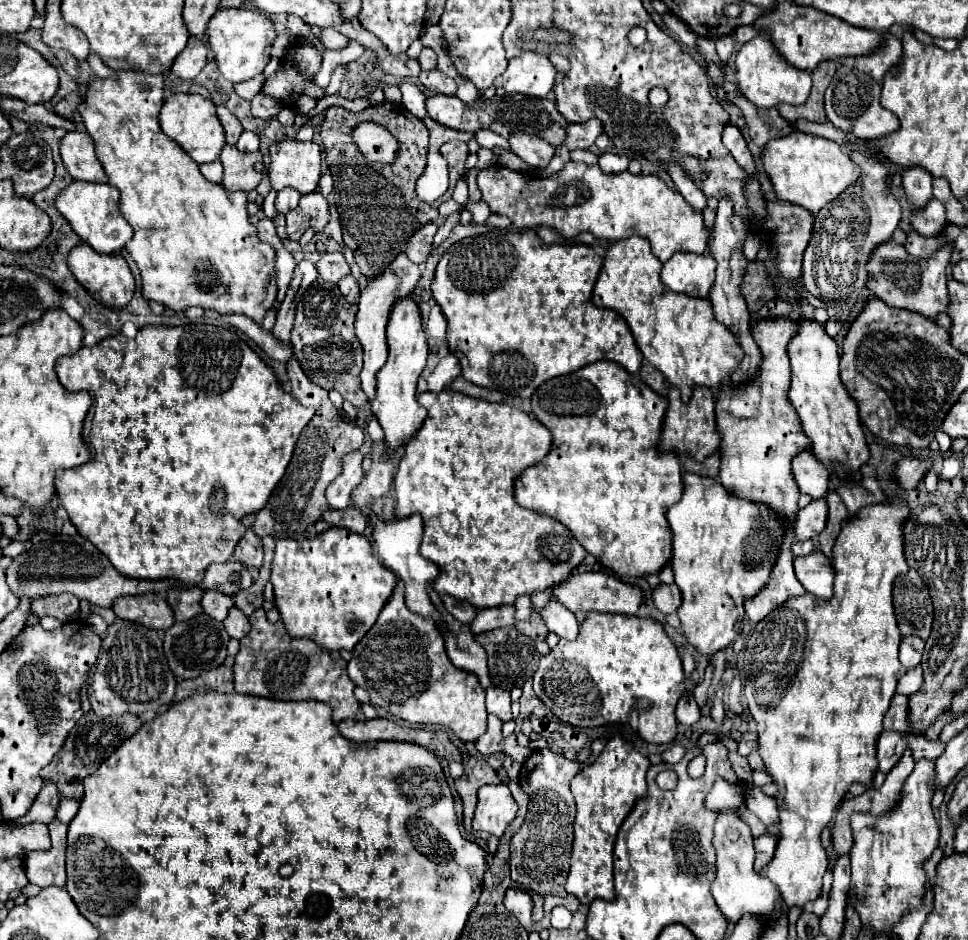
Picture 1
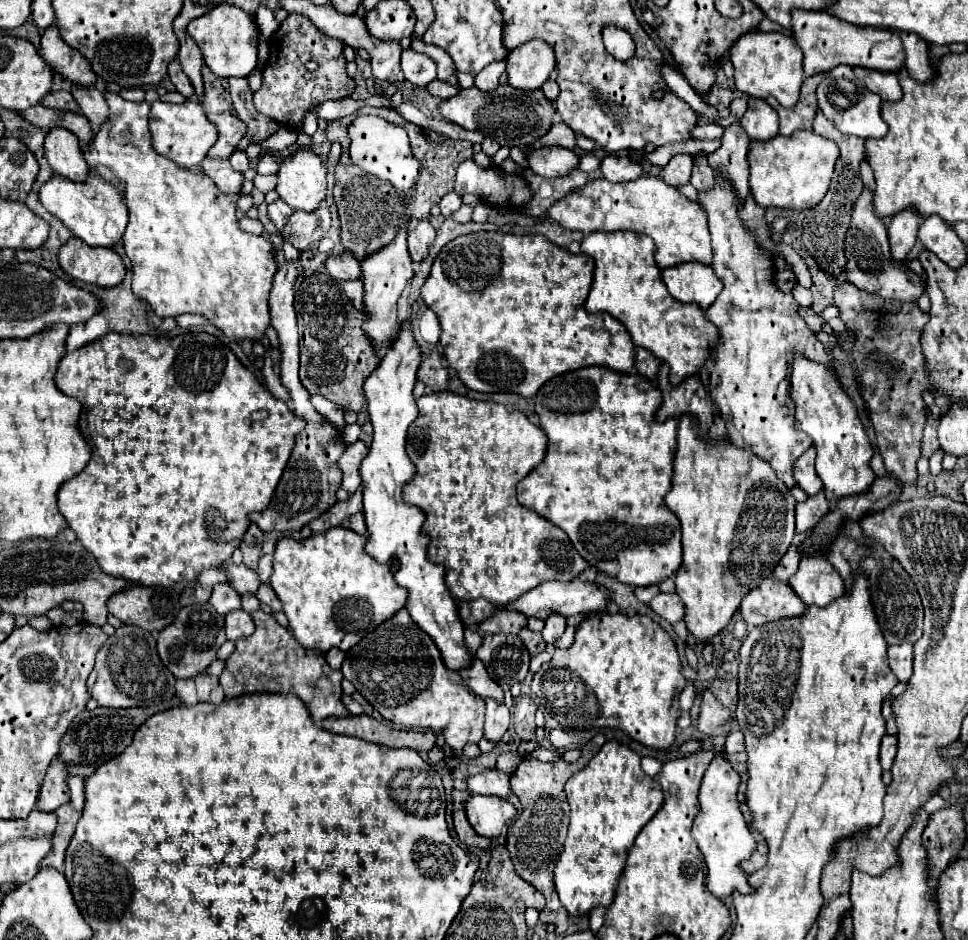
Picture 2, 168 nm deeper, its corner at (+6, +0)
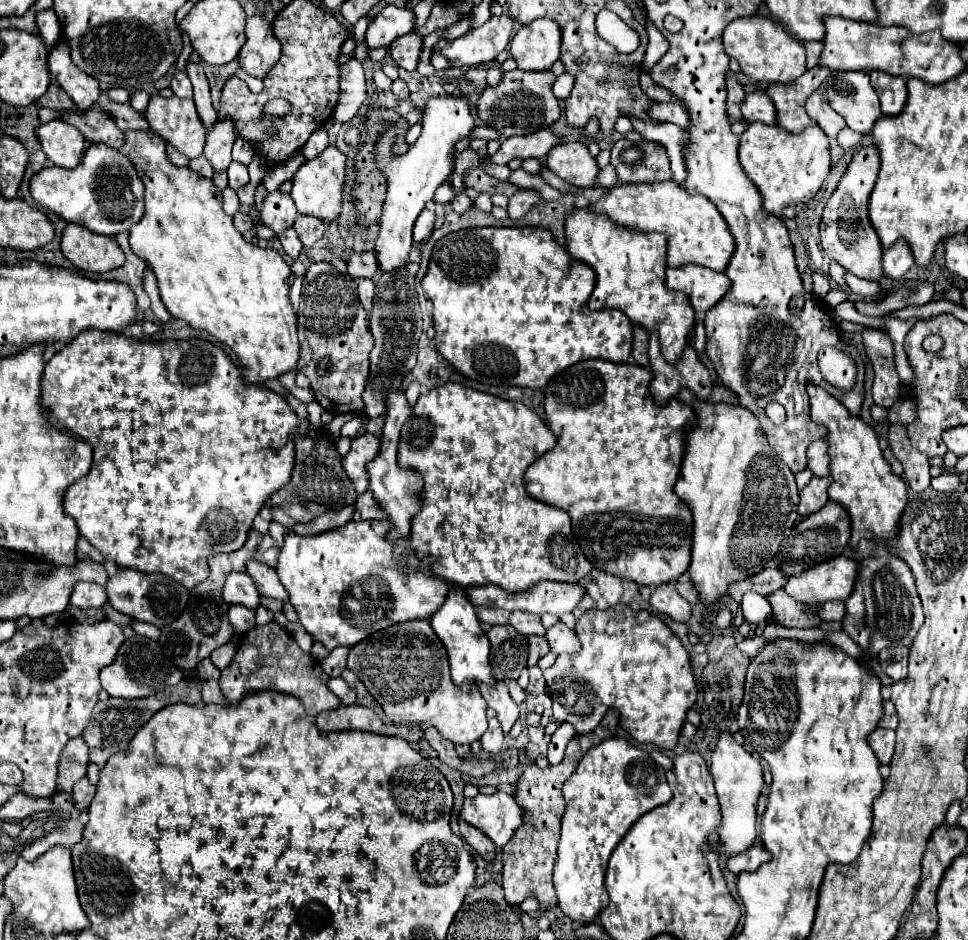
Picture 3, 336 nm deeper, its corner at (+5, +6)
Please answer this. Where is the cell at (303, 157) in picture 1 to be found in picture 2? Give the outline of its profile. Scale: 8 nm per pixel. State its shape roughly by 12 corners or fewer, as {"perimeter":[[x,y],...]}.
{"perimeter":[[310,149],[286,157],[275,191],[294,211],[326,197],[326,165]]}

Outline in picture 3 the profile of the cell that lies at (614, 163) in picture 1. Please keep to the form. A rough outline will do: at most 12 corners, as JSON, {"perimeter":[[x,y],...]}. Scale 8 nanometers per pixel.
{"perimeter":[[621,139],[611,165],[621,183],[671,179],[655,143]]}

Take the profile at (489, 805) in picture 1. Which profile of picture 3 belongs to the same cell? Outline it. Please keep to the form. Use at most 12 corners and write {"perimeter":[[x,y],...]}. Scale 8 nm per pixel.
{"perimeter":[[503,791],[465,799],[461,819],[497,847],[511,839],[523,811]]}

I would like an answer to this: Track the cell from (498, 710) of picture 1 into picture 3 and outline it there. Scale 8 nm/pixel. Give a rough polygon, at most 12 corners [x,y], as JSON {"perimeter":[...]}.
{"perimeter":[[487,711],[489,729],[481,743],[487,753],[497,753],[503,745],[503,731],[493,711]]}

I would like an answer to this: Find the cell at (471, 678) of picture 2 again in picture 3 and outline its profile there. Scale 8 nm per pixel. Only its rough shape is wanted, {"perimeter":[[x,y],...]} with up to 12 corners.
{"perimeter":[[477,683],[487,705],[497,713],[501,729],[509,733],[519,717],[507,685]]}

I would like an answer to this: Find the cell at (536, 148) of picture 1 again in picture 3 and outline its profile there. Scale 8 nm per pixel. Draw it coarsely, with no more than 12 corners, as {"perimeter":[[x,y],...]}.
{"perimeter":[[579,141],[559,143],[545,165],[577,187],[591,187],[599,173]]}

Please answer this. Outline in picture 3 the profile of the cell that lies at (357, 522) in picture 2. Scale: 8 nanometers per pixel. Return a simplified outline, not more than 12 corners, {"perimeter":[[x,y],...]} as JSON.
{"perimeter":[[359,495],[353,519],[383,519],[387,517],[375,507],[373,495]]}

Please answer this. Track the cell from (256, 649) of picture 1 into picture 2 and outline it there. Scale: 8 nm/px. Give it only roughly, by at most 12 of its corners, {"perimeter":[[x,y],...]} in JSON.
{"perimeter":[[272,615],[236,641],[226,699],[292,693],[314,723],[346,717],[342,671]]}

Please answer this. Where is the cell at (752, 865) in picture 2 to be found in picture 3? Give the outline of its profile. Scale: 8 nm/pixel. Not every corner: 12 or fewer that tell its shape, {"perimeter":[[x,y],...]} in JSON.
{"perimeter":[[753,845],[745,853],[727,861],[733,875],[753,871],[771,859],[763,845]]}

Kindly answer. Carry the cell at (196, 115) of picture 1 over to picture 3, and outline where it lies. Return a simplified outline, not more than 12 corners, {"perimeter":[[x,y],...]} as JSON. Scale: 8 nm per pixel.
{"perimeter":[[153,95],[149,127],[189,159],[207,127],[191,99]]}

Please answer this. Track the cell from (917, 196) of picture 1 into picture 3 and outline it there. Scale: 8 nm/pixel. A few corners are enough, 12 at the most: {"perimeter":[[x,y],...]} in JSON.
{"perimeter":[[907,241],[883,253],[883,271],[901,279],[915,259]]}

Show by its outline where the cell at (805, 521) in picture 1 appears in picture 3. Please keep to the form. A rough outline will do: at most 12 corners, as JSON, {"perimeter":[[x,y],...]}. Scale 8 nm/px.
{"perimeter":[[813,477],[799,493],[801,517],[821,509],[829,501],[831,477]]}

